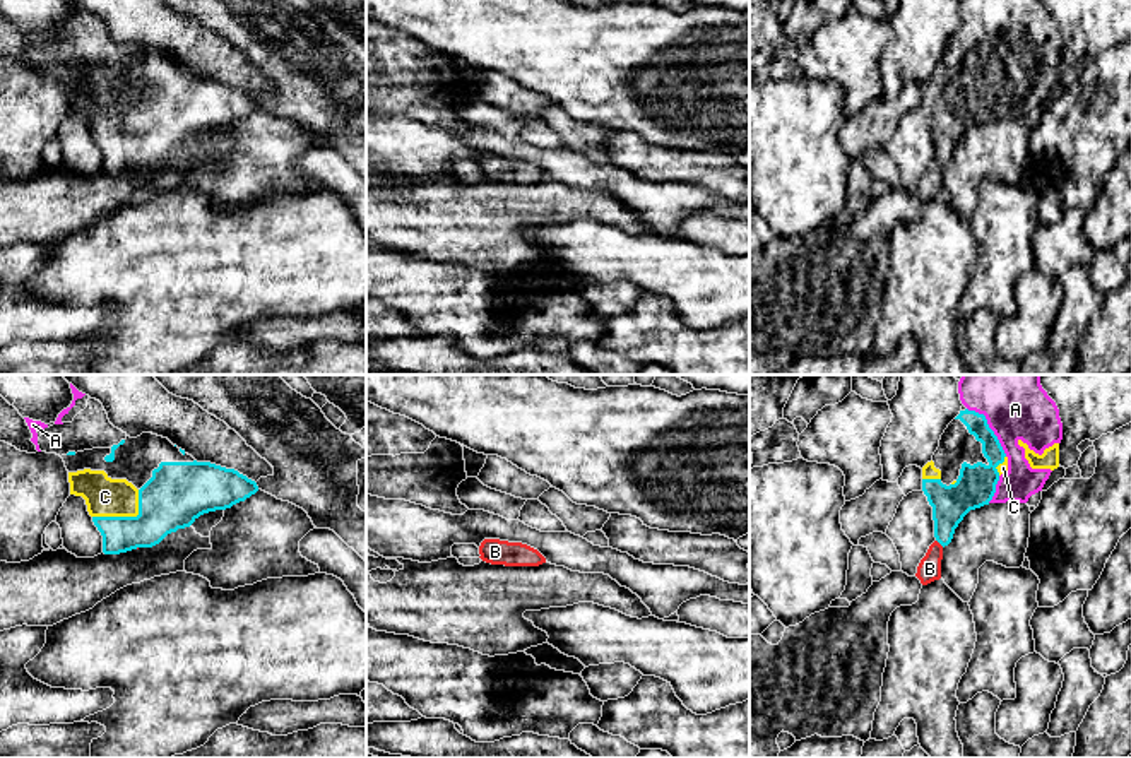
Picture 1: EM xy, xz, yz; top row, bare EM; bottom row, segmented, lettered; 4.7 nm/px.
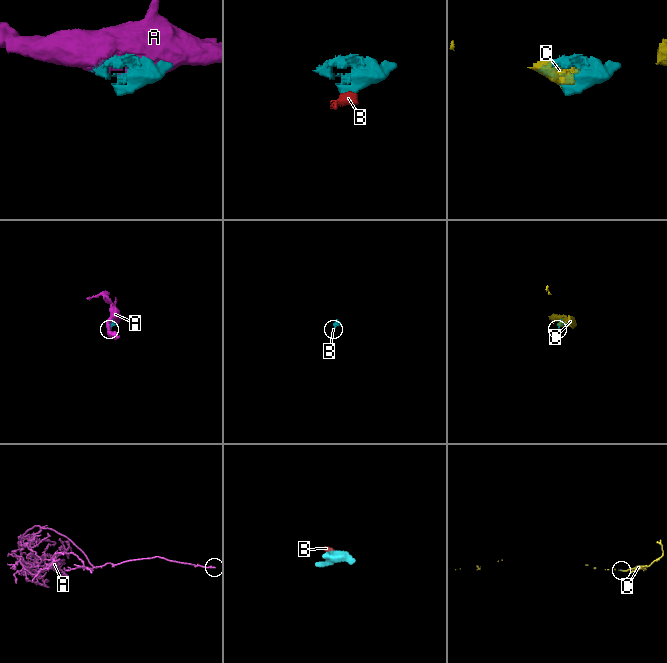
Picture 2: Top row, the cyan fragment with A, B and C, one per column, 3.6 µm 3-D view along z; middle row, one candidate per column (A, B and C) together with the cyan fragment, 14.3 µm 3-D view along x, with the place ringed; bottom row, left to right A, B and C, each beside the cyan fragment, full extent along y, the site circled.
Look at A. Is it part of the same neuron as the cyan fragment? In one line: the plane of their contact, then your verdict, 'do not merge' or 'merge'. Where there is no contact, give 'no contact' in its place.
meets cyan in yz; merge

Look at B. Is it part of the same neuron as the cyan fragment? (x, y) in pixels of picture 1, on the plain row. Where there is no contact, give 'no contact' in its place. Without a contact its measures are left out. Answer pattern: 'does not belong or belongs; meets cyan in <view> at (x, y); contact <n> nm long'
belongs; meets cyan in yz at (940, 159); contact 50 nm long

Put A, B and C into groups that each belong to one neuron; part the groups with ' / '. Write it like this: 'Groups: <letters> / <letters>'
Groups: A B C

